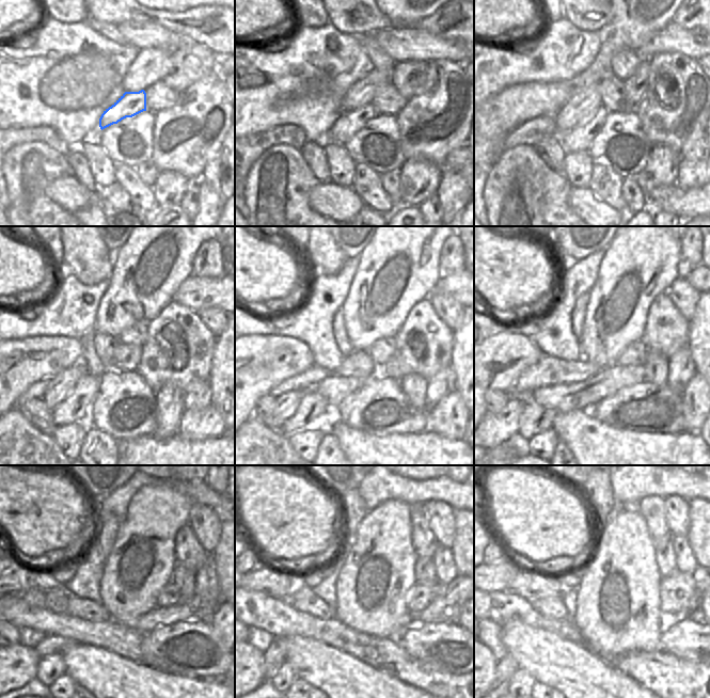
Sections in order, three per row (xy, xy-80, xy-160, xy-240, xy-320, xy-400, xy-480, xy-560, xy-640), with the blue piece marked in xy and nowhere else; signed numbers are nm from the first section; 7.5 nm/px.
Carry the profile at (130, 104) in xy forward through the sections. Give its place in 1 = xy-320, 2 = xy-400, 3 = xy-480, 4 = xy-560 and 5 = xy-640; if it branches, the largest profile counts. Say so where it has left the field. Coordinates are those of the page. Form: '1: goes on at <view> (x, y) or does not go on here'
1: goes on at xy-320 (313, 408)
2: goes on at xy-400 (535, 418)
3: goes on at xy-480 (50, 667)
4: goes on at xy-560 (285, 676)
5: goes on at xy-640 (521, 682)

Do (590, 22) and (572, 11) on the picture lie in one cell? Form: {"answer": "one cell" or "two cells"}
{"answer": "one cell"}

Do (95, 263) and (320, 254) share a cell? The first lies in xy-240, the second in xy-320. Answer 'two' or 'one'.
one

